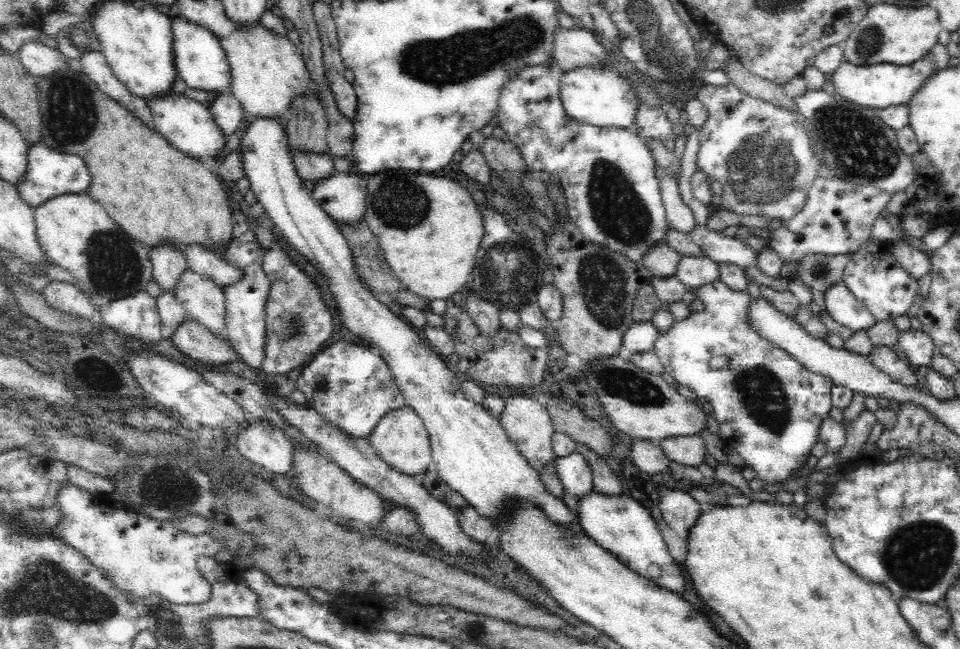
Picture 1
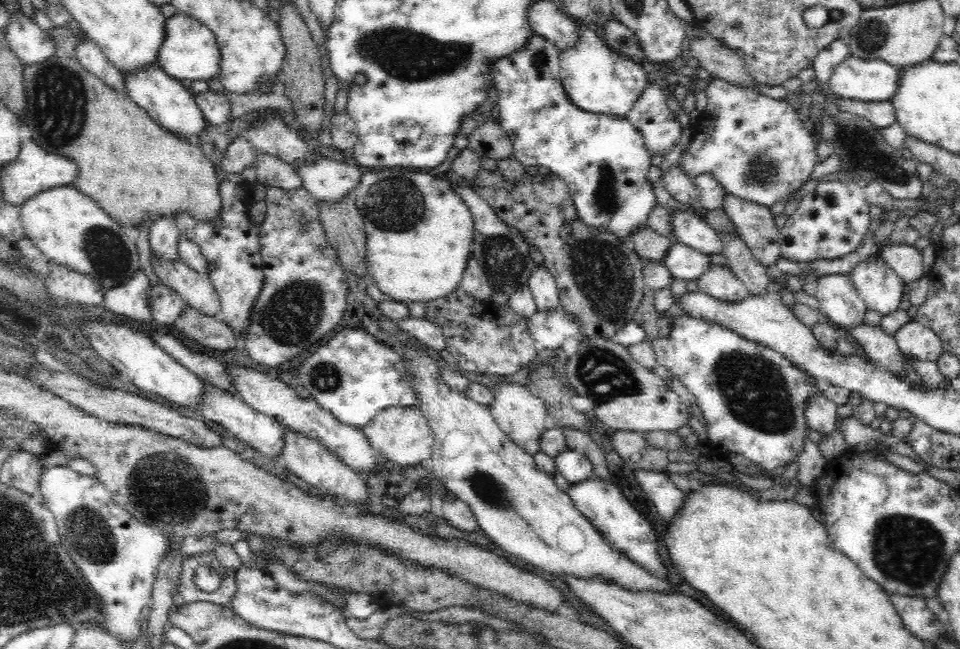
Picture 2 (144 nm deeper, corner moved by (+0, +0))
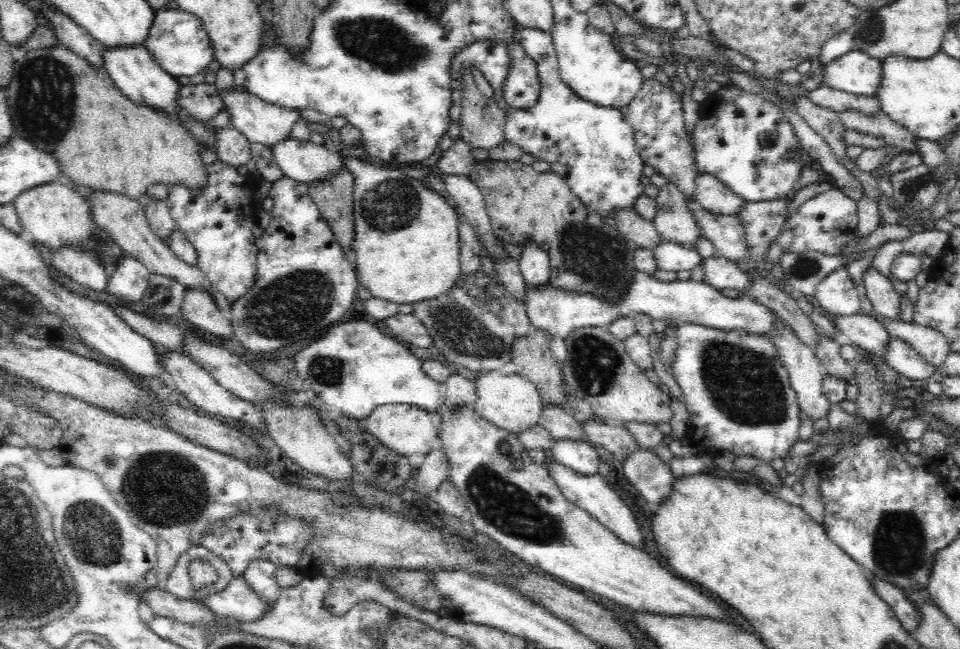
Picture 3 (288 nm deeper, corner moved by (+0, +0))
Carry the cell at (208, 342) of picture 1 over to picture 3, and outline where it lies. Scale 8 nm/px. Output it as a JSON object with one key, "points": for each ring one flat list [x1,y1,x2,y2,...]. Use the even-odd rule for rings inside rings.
{"points":[[186,290,180,316,186,322,194,324,196,328,200,328,204,332,210,332,218,338,232,338,234,336,234,330,230,328,228,318,216,306,212,296,208,296,208,292]]}

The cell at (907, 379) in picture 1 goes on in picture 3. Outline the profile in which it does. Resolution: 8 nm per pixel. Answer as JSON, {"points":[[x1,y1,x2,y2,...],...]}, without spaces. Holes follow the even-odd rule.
{"points":[[856,314,856,316,836,316,834,324,840,332,840,340,848,342,850,346,858,346,864,352,884,356,890,334,888,330,872,316]]}

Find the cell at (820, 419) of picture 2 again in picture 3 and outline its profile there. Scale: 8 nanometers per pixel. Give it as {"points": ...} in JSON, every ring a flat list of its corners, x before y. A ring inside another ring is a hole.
{"points":[[778,322,778,330,774,332,774,346,776,350,780,352,780,360,784,362,784,368,788,370,788,376,790,376,790,384,798,396,798,404,802,408,802,412,806,412,806,416,816,422,818,418,826,418,828,416,828,410,832,406,832,402,828,400,828,396,822,392,822,378,824,378,824,368,822,368,822,362,816,358,816,350,806,346,798,336,796,332,786,326,784,322]]}

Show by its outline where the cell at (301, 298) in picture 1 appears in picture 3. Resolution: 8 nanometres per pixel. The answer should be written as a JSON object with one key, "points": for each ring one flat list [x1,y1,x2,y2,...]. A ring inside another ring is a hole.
{"points":[[284,176,282,180,272,184,268,196,274,200,274,208,270,212,272,214,270,226,264,230,260,240,256,240,256,248,258,248,256,280,254,286,244,296,240,296,240,300,234,302,228,316,228,320,232,320,230,324,234,336,254,354,268,352,270,348,298,344,300,340,318,342,350,310,356,298,356,288,360,286,356,270,344,258,346,254,342,252,338,240,334,238,318,204,310,198,306,184]]}

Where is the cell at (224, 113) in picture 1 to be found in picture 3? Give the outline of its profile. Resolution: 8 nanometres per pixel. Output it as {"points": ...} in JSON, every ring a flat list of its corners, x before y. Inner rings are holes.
{"points":[[212,80,206,84,180,86,178,106,180,110,186,110,186,114,194,116,200,122,210,122,216,114,220,114,226,108]]}

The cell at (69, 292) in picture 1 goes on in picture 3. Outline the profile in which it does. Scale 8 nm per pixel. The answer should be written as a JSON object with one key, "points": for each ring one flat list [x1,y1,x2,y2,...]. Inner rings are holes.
{"points":[[60,248,58,252,52,252,52,268,50,272,58,276,68,276,70,280,78,282,84,288,106,292,108,290,108,276,102,268,102,264,96,264,98,260,90,252,80,252,78,248]]}

